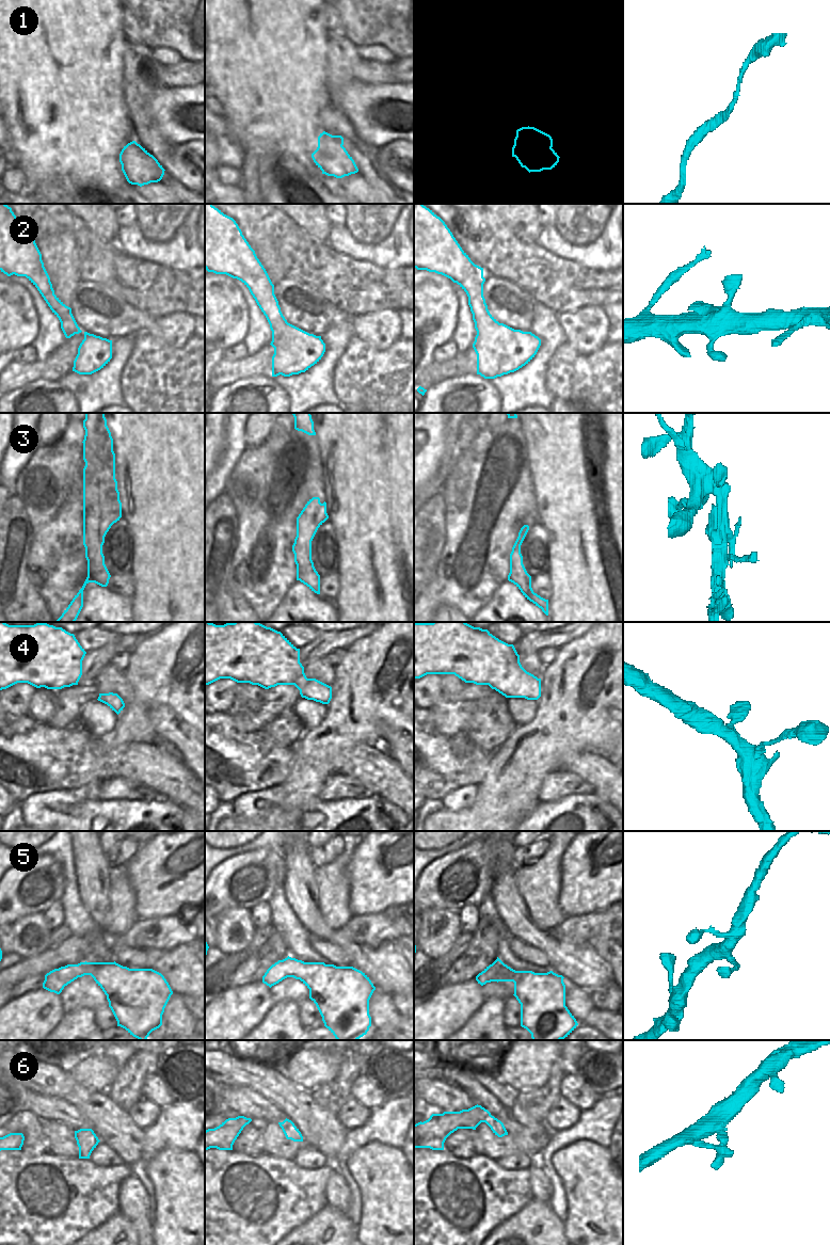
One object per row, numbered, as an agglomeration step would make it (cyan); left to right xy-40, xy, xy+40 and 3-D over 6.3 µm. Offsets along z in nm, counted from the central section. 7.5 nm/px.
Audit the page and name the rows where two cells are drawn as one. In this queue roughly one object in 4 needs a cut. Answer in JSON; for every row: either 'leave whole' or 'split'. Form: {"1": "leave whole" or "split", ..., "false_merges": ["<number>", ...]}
{"1": "leave whole", "2": "leave whole", "3": "leave whole", "4": "leave whole", "5": "leave whole", "6": "leave whole", "false_merges": []}

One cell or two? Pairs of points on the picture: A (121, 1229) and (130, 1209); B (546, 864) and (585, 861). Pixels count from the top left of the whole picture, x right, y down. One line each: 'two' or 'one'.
A: two
B: two

